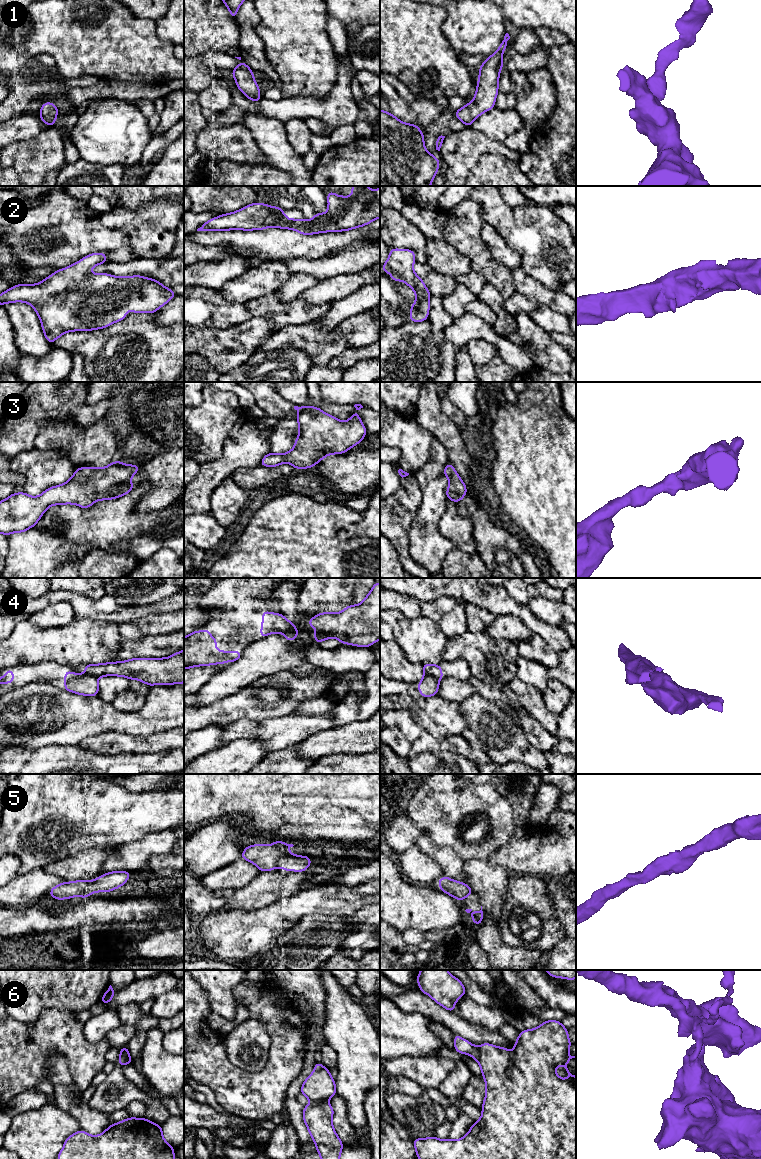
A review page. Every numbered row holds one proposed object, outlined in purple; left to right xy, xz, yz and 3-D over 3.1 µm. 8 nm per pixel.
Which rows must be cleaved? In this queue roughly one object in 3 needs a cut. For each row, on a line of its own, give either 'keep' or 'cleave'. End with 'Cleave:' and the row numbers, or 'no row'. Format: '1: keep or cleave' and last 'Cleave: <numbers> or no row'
1: keep
2: keep
3: keep
4: cleave
5: keep
6: cleave
Cleave: 4, 6

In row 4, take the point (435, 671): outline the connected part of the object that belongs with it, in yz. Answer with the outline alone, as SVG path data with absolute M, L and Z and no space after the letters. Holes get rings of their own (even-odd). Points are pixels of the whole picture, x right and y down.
M426 663L422 665L424 675L431 675L432 677L441 680L443 678L443 672L441 670L441 664L432 665Z

